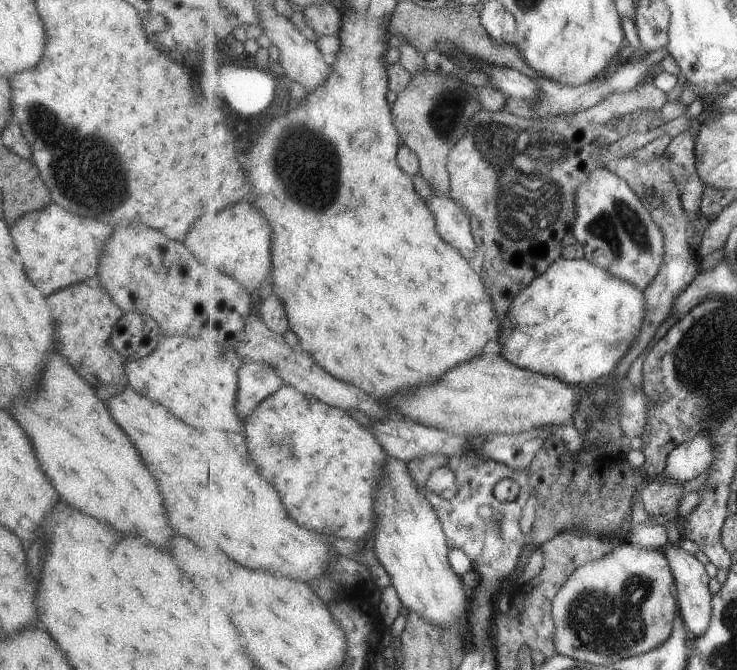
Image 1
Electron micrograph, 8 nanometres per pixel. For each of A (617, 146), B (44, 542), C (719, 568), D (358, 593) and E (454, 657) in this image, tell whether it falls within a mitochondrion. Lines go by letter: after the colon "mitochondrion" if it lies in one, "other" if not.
A: other
B: other
C: other
D: other
E: other

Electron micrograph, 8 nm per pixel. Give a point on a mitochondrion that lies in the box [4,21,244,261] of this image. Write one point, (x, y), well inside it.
(96, 167)

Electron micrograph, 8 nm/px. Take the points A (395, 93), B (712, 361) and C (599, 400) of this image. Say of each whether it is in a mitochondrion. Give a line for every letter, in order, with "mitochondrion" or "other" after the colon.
A: other
B: mitochondrion
C: mitochondrion

